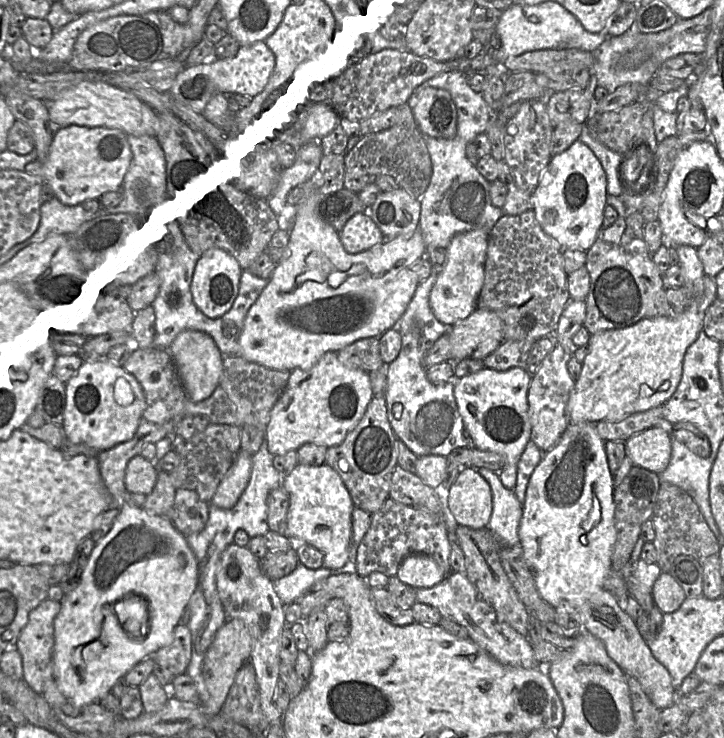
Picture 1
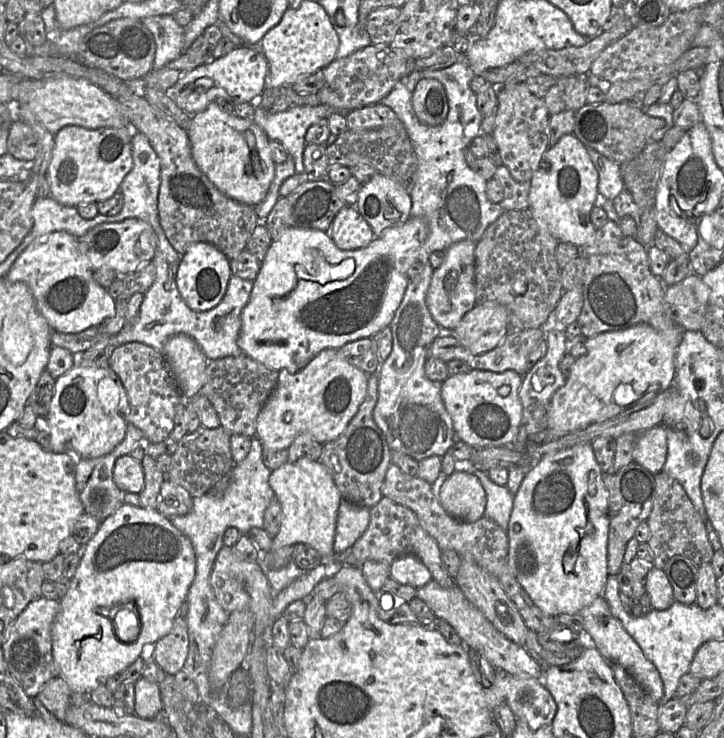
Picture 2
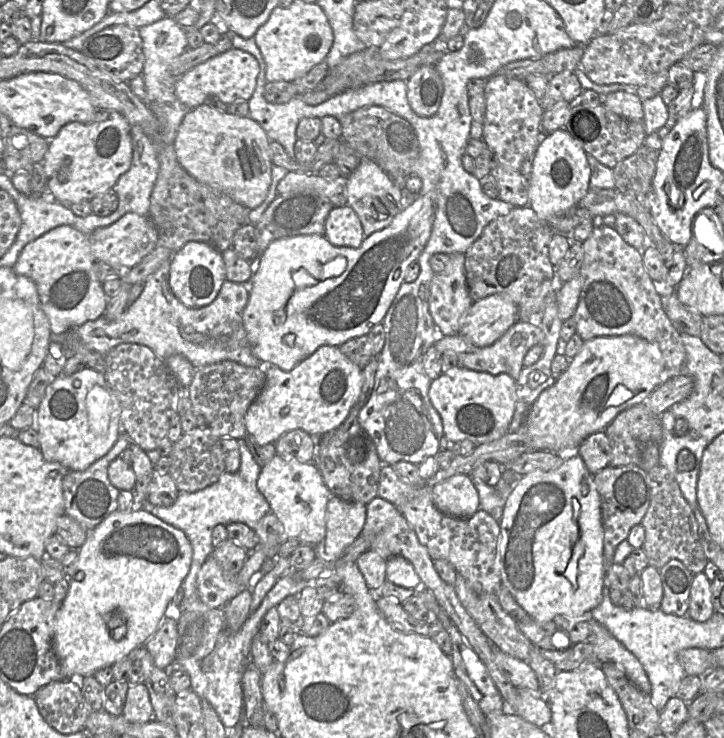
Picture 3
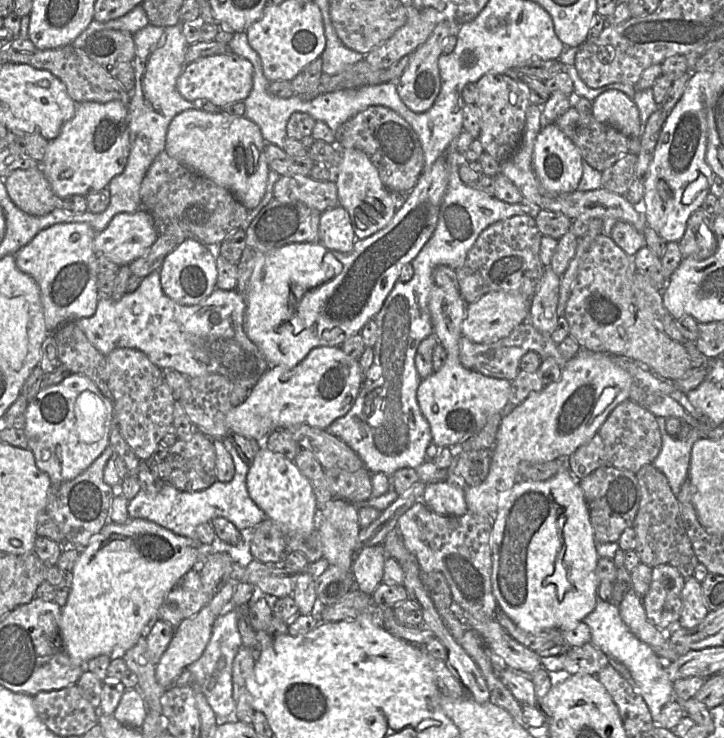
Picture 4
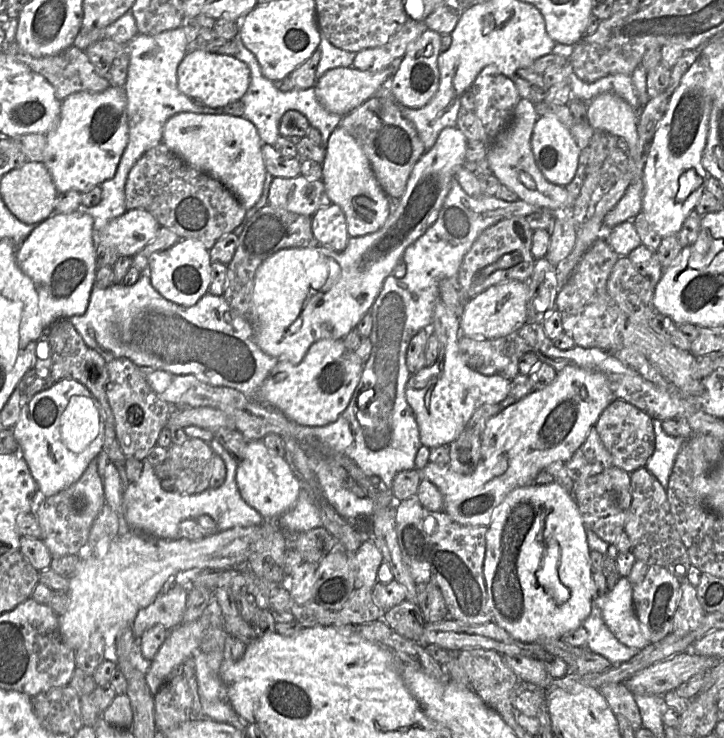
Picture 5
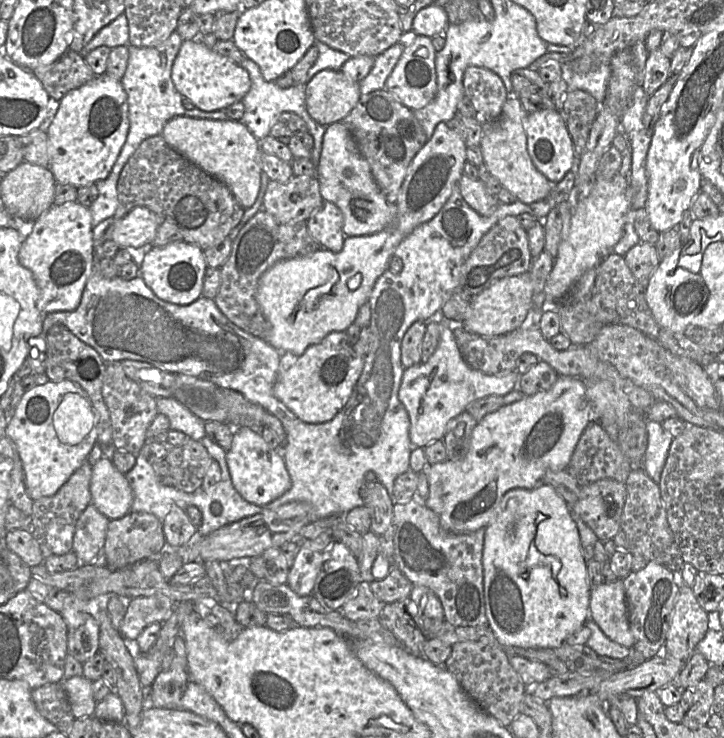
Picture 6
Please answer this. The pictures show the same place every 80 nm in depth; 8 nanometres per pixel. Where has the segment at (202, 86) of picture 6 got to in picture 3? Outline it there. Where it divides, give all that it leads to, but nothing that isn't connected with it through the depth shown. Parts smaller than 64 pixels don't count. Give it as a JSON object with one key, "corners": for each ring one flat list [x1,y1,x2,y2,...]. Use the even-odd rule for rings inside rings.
{"corners":[[231,48,194,66,177,78,174,93,189,109,202,105,209,97,216,97,227,105,247,102,255,90,259,71,259,63,253,55,241,49]]}

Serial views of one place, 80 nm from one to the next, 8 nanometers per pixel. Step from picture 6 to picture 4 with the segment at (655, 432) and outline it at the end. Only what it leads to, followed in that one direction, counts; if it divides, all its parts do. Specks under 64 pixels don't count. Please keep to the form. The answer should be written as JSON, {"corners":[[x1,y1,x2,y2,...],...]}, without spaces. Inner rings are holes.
{"corners":[[659,421,657,423,661,433,662,446,652,465,666,476,671,490,677,495,682,484,689,477,692,446,703,436,700,431,691,427,687,438,672,437,669,433,663,433,663,423]]}

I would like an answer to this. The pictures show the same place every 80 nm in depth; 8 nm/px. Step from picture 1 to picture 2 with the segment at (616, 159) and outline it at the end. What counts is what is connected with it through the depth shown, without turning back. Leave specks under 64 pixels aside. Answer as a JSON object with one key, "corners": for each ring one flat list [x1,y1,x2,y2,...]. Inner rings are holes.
{"corners":[[589,146,585,147,598,172,599,193,610,200,615,199,625,188,620,173,620,164]]}

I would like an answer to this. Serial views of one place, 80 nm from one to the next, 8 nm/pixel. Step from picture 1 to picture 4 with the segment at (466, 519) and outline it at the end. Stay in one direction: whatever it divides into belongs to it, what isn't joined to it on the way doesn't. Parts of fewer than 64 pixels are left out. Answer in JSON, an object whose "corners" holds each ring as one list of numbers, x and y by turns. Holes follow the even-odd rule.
{"corners":[[461,481,427,483,421,500,440,515,463,516,468,512]]}

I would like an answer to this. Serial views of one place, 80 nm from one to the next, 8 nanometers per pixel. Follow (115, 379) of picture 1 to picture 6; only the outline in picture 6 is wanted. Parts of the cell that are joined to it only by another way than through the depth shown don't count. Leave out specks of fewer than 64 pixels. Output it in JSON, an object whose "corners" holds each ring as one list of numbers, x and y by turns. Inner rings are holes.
{"corners":[[48,382,26,392,12,410,6,435,18,452,28,496,37,501,54,495,87,460,98,443,94,408,76,383]]}

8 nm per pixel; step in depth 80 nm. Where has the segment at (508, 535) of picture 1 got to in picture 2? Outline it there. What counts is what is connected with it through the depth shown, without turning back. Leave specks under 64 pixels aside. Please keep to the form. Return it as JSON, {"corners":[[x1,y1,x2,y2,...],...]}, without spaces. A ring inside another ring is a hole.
{"corners":[[475,469,474,475,480,480,486,493,484,515,506,531,513,509,514,495,506,486,492,482,486,472]]}

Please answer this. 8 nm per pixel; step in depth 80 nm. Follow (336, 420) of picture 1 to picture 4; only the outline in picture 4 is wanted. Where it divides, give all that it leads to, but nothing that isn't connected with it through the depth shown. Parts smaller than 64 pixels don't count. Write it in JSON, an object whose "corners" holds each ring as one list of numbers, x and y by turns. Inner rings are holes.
{"corners":[[316,347,293,368,271,366,251,389,246,400,227,414,226,425,231,432,257,442,263,442,271,433,294,425,309,425,326,430,332,422,350,410,362,382,363,376,356,359,345,354,340,347]]}

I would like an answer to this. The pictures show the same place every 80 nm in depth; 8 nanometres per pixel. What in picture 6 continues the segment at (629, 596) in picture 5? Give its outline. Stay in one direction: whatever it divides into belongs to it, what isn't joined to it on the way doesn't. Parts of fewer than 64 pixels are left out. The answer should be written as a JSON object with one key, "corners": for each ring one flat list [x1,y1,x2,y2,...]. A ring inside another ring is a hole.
{"corners":[[622,579,591,588,589,619,592,619,610,640,628,648,633,647,635,638,629,625]]}

